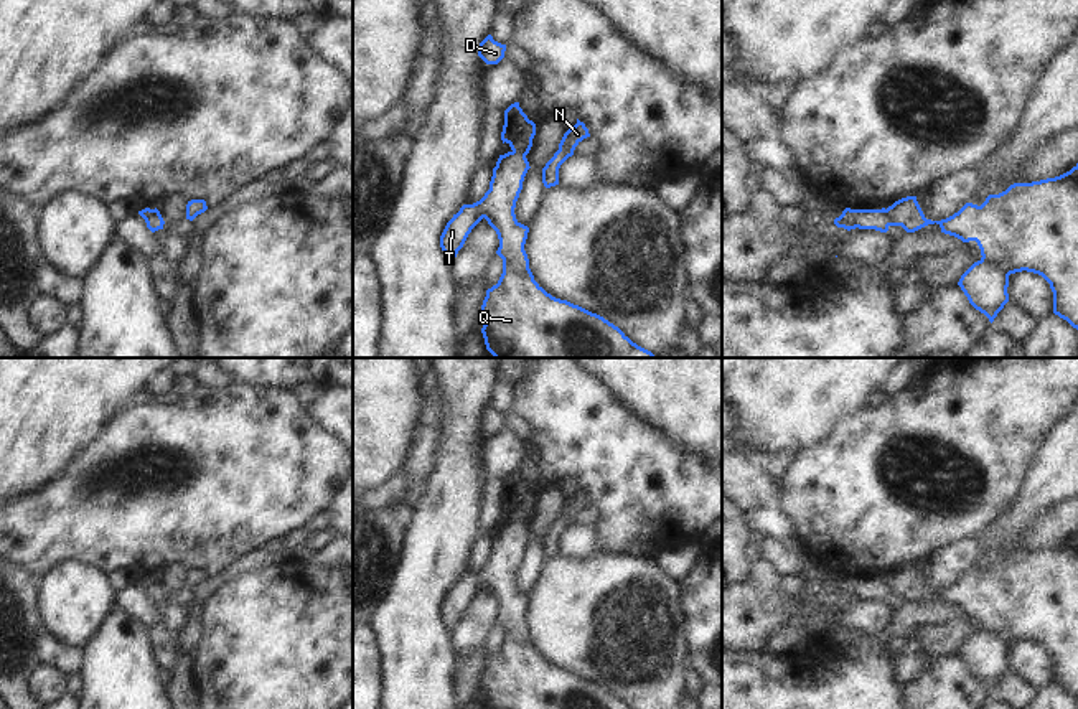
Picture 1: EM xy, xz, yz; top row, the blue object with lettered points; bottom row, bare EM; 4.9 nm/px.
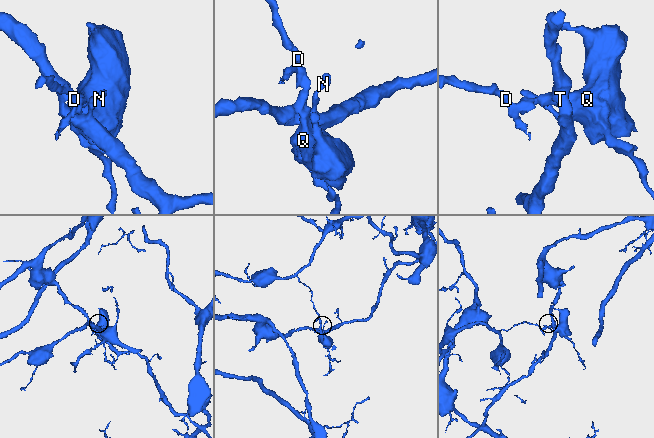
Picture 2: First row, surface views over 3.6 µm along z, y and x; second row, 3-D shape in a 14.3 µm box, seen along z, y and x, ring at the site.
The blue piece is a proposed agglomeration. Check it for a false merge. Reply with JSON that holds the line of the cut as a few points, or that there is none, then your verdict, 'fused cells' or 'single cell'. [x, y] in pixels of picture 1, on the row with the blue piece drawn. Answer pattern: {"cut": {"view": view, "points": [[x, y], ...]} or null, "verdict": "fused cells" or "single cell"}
{"cut": {"view": "yz", "points": [[885, 210], [890, 225]]}, "verdict": "fused cells"}

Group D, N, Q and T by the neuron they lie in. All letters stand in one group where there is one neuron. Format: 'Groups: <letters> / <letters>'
Groups: D / N Q T

